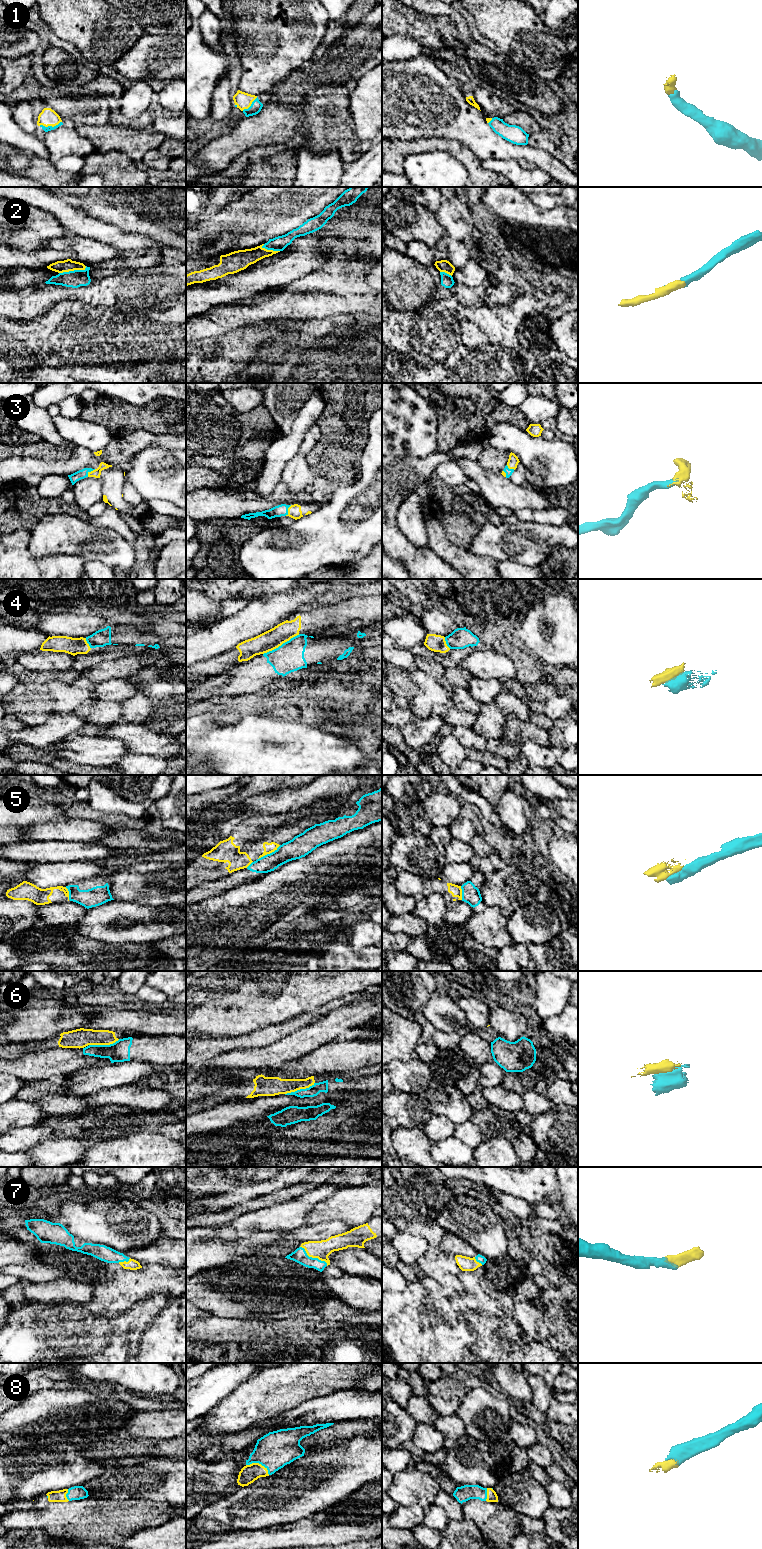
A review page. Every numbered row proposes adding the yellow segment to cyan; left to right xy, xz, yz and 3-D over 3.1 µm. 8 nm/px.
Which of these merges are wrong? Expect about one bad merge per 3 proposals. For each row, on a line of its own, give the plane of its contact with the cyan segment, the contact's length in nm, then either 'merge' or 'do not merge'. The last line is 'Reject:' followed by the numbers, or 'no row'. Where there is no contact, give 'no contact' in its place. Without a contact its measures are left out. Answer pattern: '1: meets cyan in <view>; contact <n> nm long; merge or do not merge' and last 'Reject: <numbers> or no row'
1: meets cyan in xy; contact 190 nm long; merge
2: meets cyan in xy; contact 240 nm long; merge
3: meets cyan in xy; contact 90 nm long; merge
4: meets cyan in xz; contact 340 nm long; do not merge
5: meets cyan in xz; contact 220 nm long; do not merge
6: meets cyan in xz; contact 260 nm long; do not merge
7: meets cyan in xz; contact 280 nm long; merge
8: meets cyan in xz; contact 200 nm long; merge
Reject: 4, 5, 6

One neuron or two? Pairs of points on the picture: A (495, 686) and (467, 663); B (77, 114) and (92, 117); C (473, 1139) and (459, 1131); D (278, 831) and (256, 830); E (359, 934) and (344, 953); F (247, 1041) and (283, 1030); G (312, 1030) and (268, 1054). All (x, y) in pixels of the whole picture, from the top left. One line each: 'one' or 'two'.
A: two
B: one
C: one
D: one
E: two
F: one
G: one

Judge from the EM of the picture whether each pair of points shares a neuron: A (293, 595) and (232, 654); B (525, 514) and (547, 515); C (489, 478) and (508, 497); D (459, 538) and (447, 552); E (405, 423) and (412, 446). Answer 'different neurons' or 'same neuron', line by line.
A: different neurons
B: same neuron
C: same neuron
D: different neurons
E: same neuron

